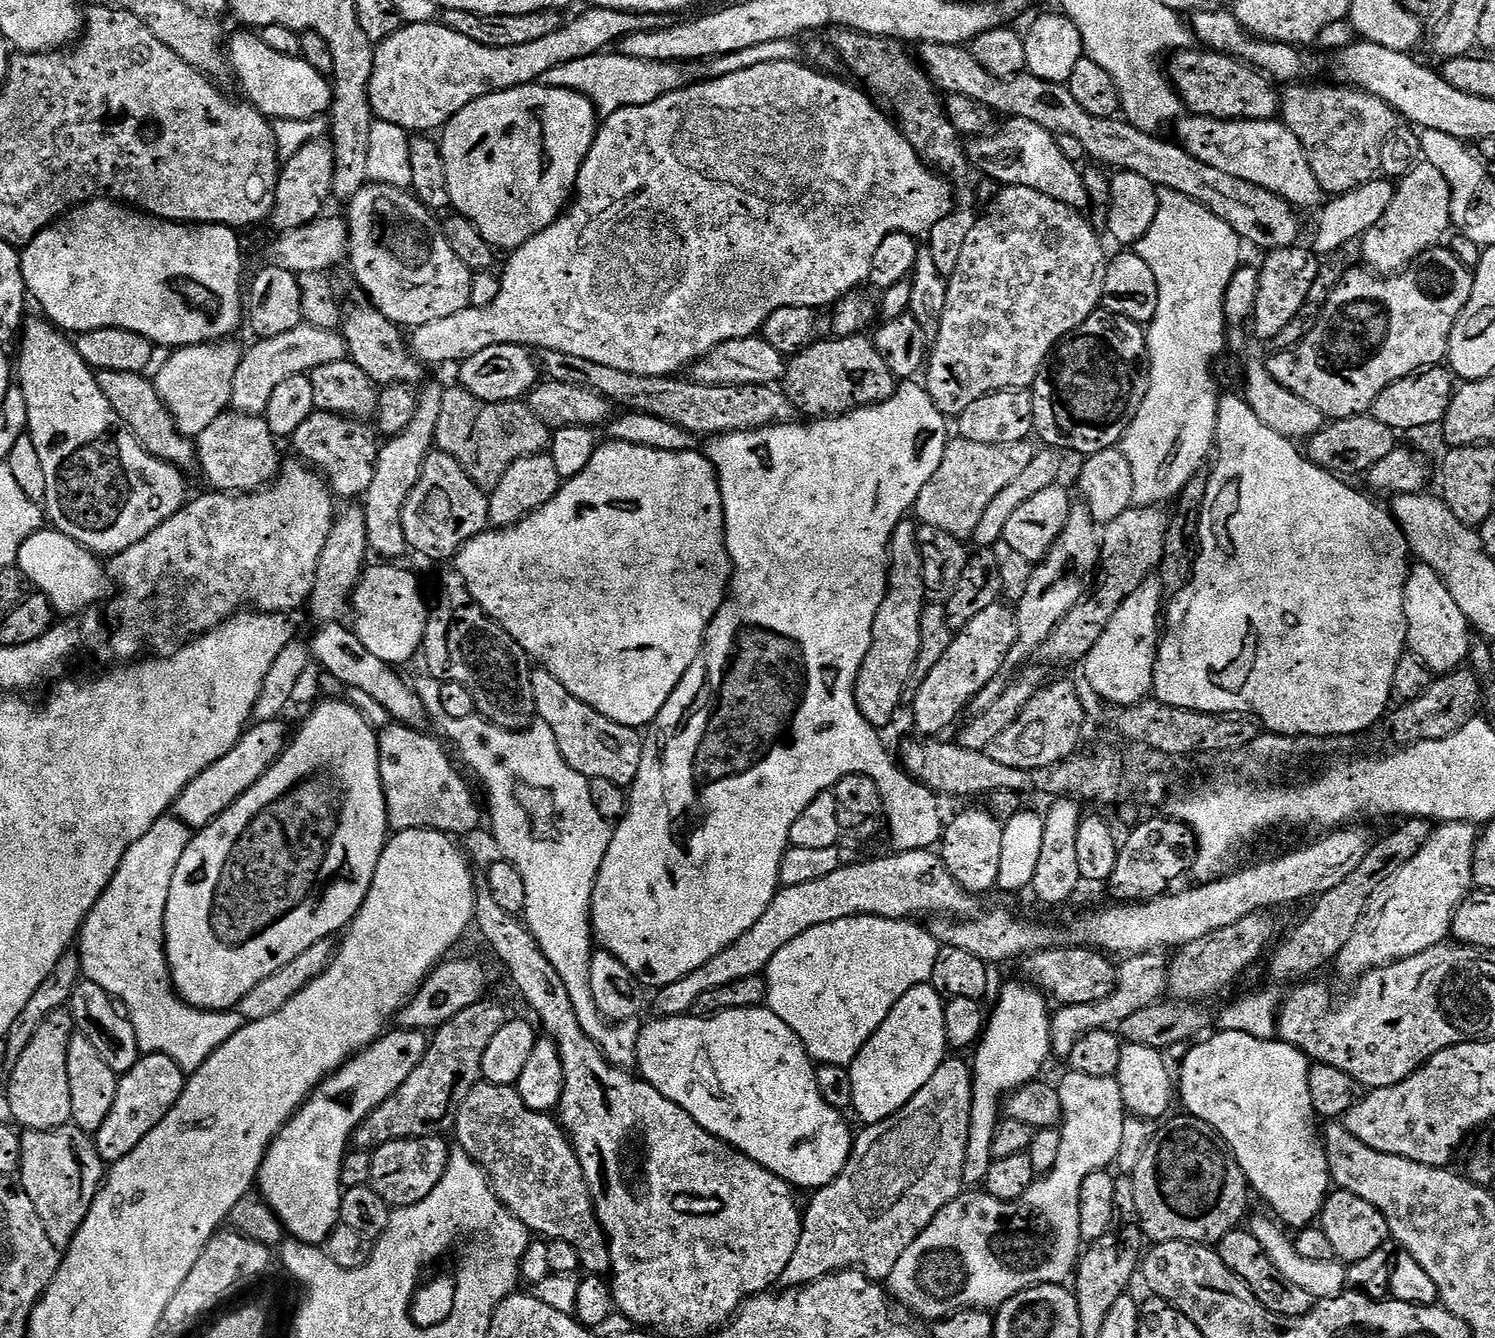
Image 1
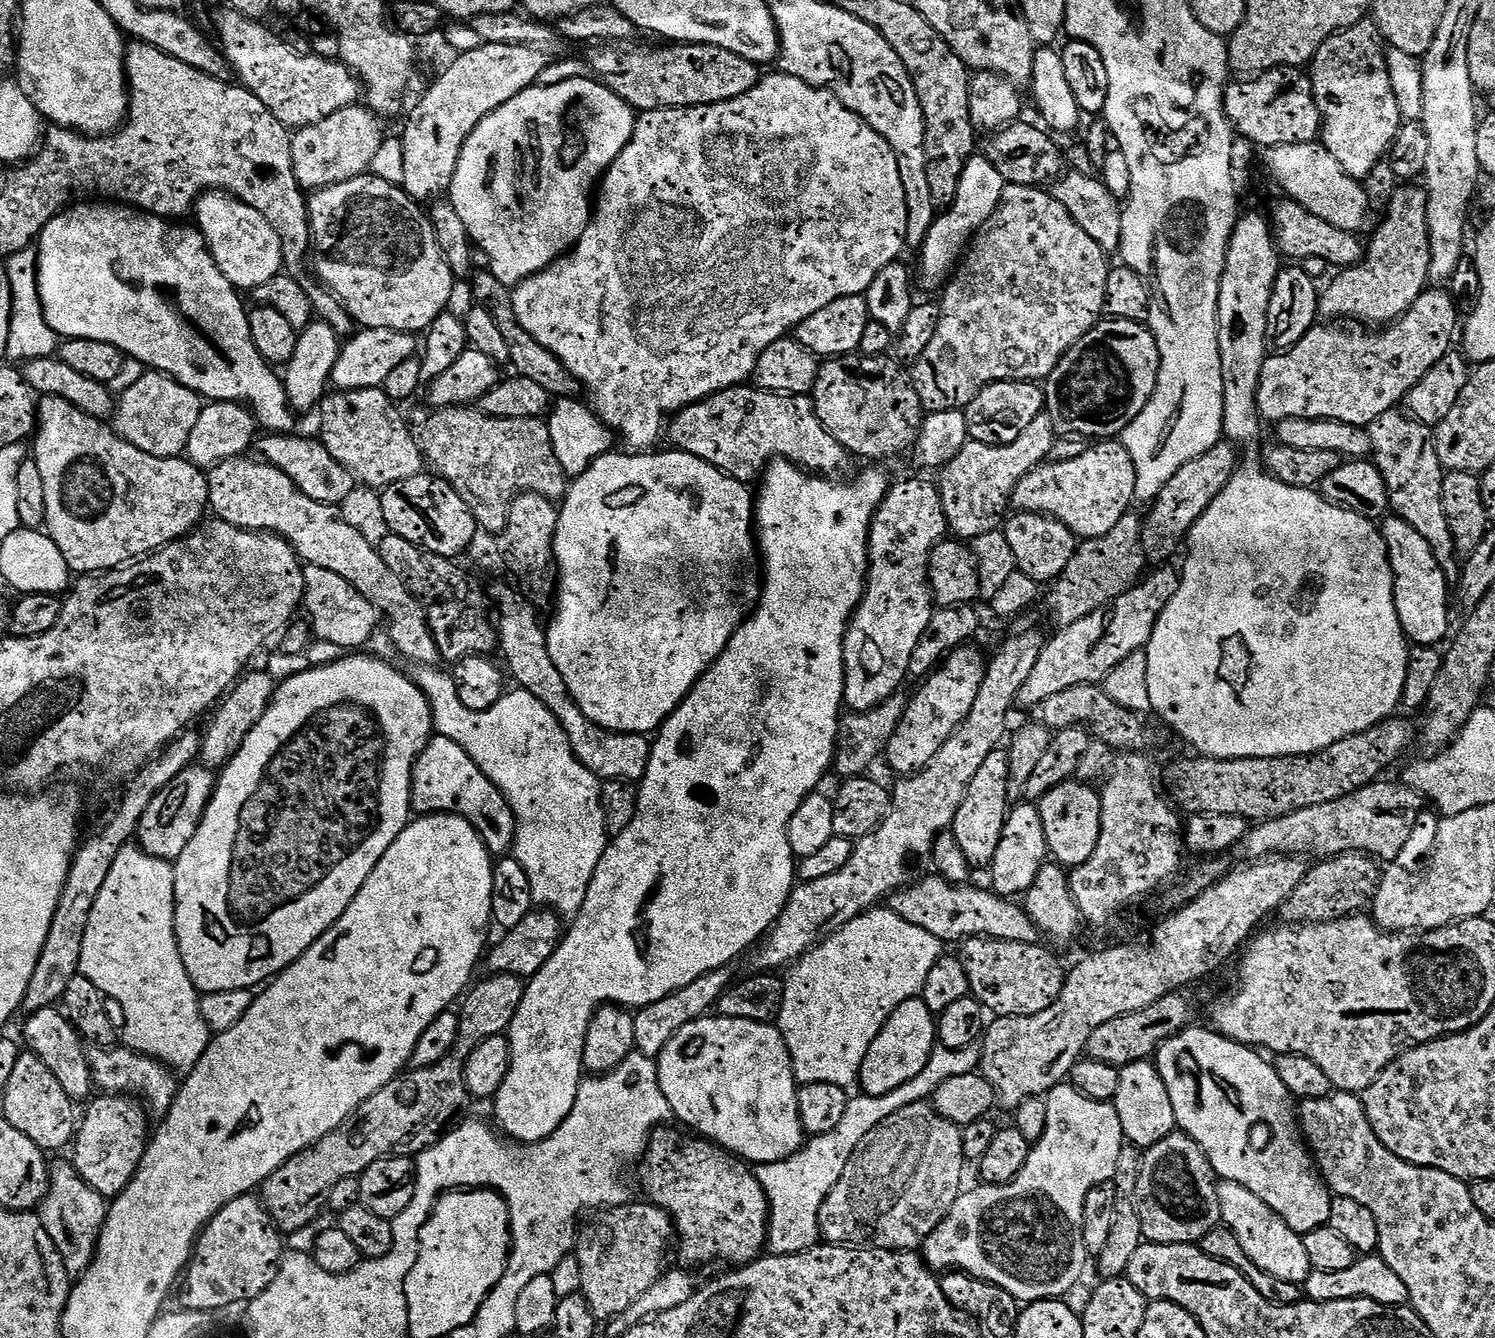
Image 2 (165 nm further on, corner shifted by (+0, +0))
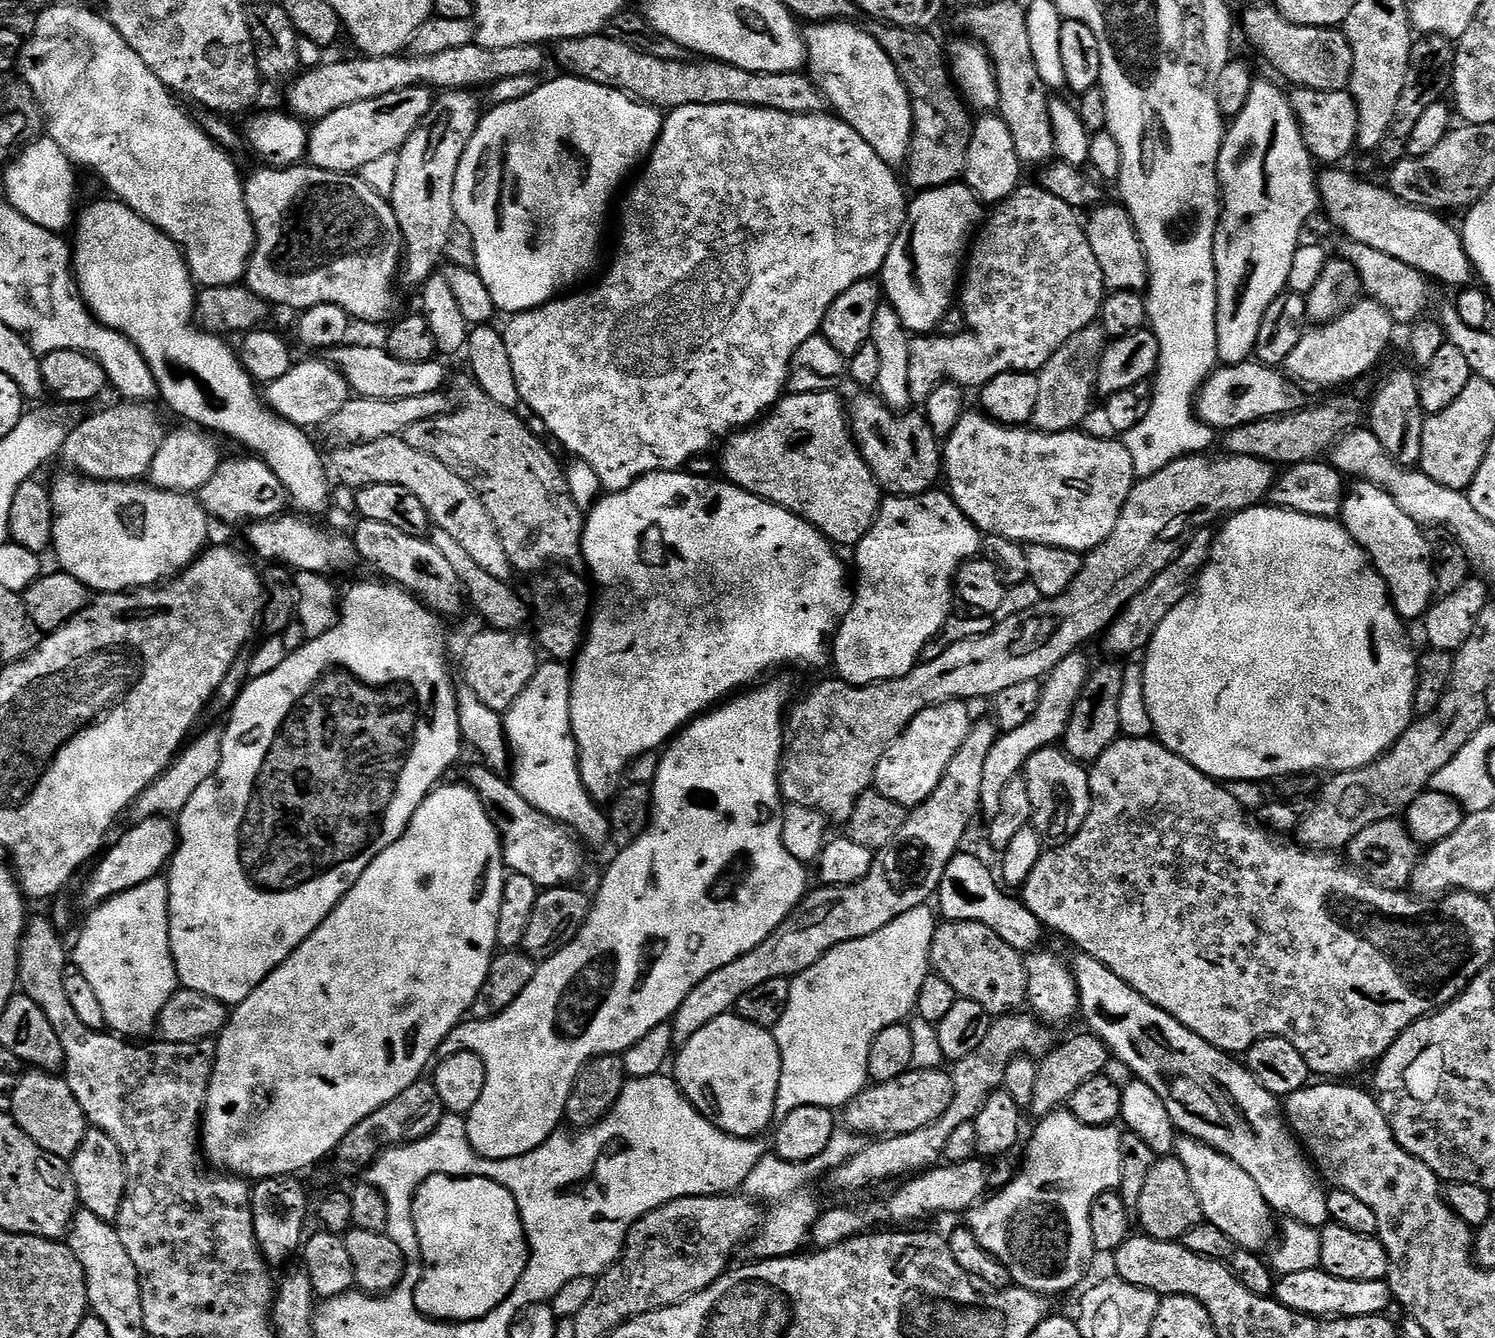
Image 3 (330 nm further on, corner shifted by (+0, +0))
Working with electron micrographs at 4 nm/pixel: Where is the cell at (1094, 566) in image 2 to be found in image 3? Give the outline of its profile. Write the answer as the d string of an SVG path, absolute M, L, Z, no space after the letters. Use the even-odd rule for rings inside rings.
M1197 454L1178 458L1174 462L1162 466L1162 470L1158 470L1158 474L1150 474L1149 476L1137 479L1126 498L1126 506L1122 506L1122 514L1118 518L1118 526L1114 526L1114 530L1110 534L1110 538L1106 538L1106 542L1102 542L1097 548L1092 549L1091 552L1084 556L1084 565L1078 574L1078 578L1074 578L1074 582L1070 582L1070 586L1062 594L1041 599L1040 603L1034 605L1032 609L1028 609L1024 613L1016 614L1005 621L997 623L992 631L987 632L985 636L975 636L969 640L954 642L954 646L950 646L950 650L945 650L939 658L934 658L934 662L921 662L916 665L914 670L910 670L910 674L906 674L902 678L894 678L886 682L878 682L877 684L867 684L865 688L856 688L839 678L822 681L805 700L800 700L797 704L795 701L787 713L786 727L784 729L784 758L780 765L781 797L788 804L797 804L798 806L806 806L810 810L818 810L829 821L835 822L835 820L840 820L840 822L847 822L854 810L854 806L858 802L858 798L873 787L876 771L878 770L878 762L882 762L882 754L886 754L886 750L890 750L890 746L902 734L902 730L906 730L906 726L910 726L912 719L918 714L922 714L922 710L926 710L935 704L941 704L947 700L973 702L972 700L980 700L983 696L995 698L1002 690L1007 690L1010 686L1018 686L1018 682L1043 681L1049 672L1056 669L1058 662L1062 662L1062 658L1066 658L1071 652L1081 651L1085 647L1083 644L1087 640L1094 639L1096 635L1097 639L1101 634L1107 632L1111 624L1115 622L1117 616L1123 612L1124 606L1129 604L1142 589L1150 586L1153 578L1162 570L1166 570L1166 566L1172 559L1185 548L1186 538L1195 536L1198 530L1211 529L1213 527L1211 524L1216 519L1219 521L1229 514L1245 512L1248 508L1263 505L1272 491L1277 475L1277 465L1272 464L1269 460L1254 458L1253 456L1220 454L1220 457L1215 460L1212 454Z

